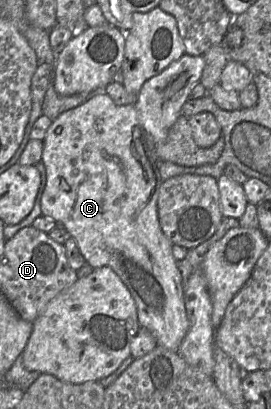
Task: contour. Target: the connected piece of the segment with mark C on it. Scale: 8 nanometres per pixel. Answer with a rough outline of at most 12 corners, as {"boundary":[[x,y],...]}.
{"boundary":[[133,104],[52,120],[42,216],[178,352],[189,320]]}

